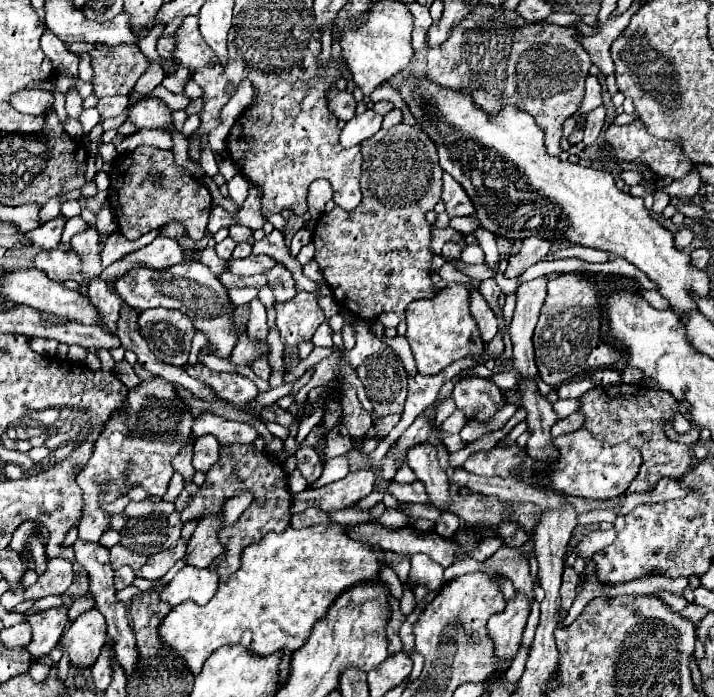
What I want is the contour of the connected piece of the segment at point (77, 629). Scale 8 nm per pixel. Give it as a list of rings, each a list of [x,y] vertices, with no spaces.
[[[92,608],[80,614],[62,634],[60,642],[66,646],[74,666],[90,668],[106,644],[106,620],[102,620],[102,612]]]

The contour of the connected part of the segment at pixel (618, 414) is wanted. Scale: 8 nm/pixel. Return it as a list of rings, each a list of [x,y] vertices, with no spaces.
[[[616,384],[616,386],[596,386],[578,398],[580,410],[584,414],[584,428],[598,436],[606,444],[634,444],[642,454],[642,466],[638,476],[632,480],[624,496],[634,492],[650,492],[656,482],[664,476],[682,478],[694,464],[692,448],[670,440],[664,432],[664,426],[674,422],[674,416],[680,412],[678,400],[662,390],[648,390],[642,384]]]

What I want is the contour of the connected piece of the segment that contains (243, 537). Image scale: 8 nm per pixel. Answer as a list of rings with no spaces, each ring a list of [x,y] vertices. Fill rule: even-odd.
[[[230,446],[230,448],[222,448],[220,454],[220,462],[210,468],[210,472],[206,472],[206,482],[202,484],[200,492],[196,496],[192,496],[188,508],[182,512],[182,522],[188,522],[192,518],[204,518],[208,514],[216,514],[222,506],[222,502],[242,490],[250,490],[254,492],[254,502],[248,510],[244,510],[244,514],[240,516],[240,520],[234,526],[224,526],[220,530],[220,540],[226,546],[226,560],[220,562],[220,566],[216,568],[220,578],[228,578],[232,572],[236,572],[236,568],[240,568],[240,554],[248,544],[254,544],[258,540],[262,540],[262,536],[266,536],[268,532],[282,532],[286,530],[292,514],[288,512],[290,508],[290,500],[292,494],[288,492],[288,484],[286,484],[286,470],[280,462],[270,460],[266,452],[254,452],[254,446]]]

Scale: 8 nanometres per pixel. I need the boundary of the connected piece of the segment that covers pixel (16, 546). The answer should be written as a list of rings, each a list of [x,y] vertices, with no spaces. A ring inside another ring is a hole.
[[[24,520],[16,532],[14,532],[14,538],[10,542],[10,548],[20,552],[28,546],[28,550],[32,552],[34,560],[36,560],[36,570],[38,574],[42,574],[46,570],[46,538],[44,534],[40,532],[40,528],[36,526],[36,522],[32,520]]]

